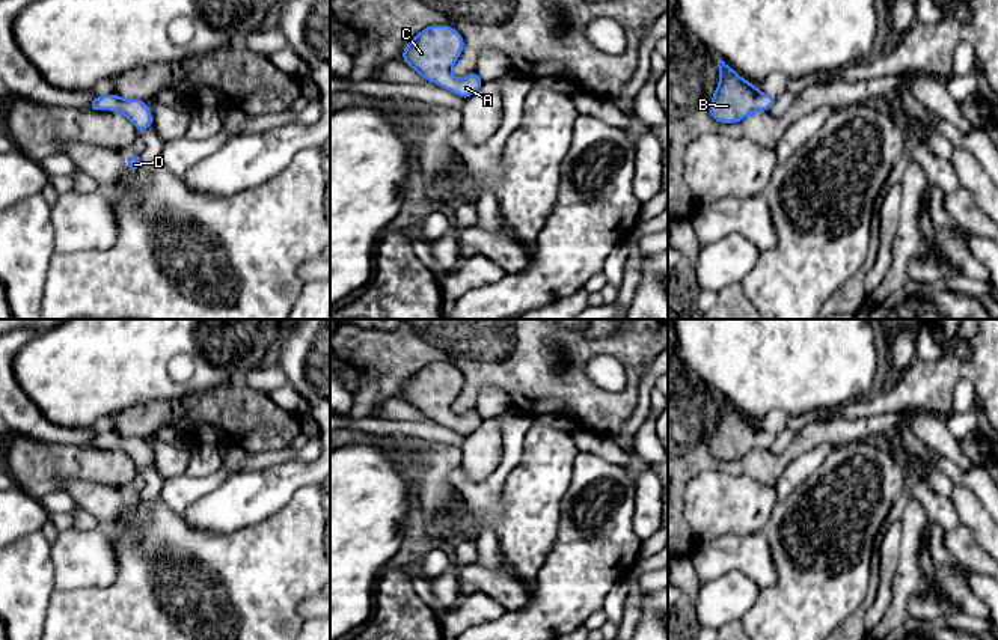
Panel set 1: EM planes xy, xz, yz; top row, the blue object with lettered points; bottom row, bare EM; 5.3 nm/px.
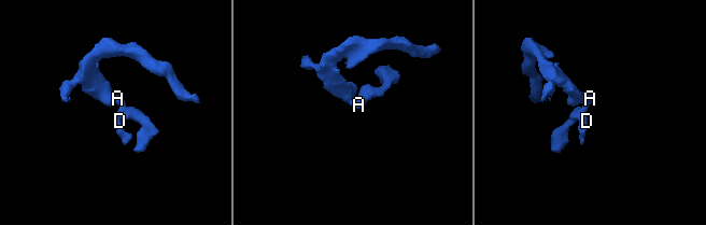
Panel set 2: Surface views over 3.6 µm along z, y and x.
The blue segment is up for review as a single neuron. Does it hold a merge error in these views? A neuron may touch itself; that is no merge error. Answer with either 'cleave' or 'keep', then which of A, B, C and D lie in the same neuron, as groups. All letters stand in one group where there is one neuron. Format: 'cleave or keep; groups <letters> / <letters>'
keep; groups A B C D

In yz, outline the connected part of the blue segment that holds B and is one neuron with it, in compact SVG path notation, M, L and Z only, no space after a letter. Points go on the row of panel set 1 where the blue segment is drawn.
M718 59L719 86L712 98L710 114L721 123L745 119L757 110L769 110L776 98L761 93L757 86L743 80L724 60Z

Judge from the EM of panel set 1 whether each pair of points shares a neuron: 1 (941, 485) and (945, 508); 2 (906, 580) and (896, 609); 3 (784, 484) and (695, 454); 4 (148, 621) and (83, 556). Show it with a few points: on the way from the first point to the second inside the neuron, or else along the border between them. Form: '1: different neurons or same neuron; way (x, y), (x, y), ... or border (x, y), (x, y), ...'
1: different neurons; border (926, 481), (938, 494), (949, 497)
2: same neuron; way (905, 588), (900, 601)
3: different neurons; border (801, 454), (787, 466), (774, 487)
4: different neurons; border (115, 548), (116, 579), (103, 588), (77, 591)

